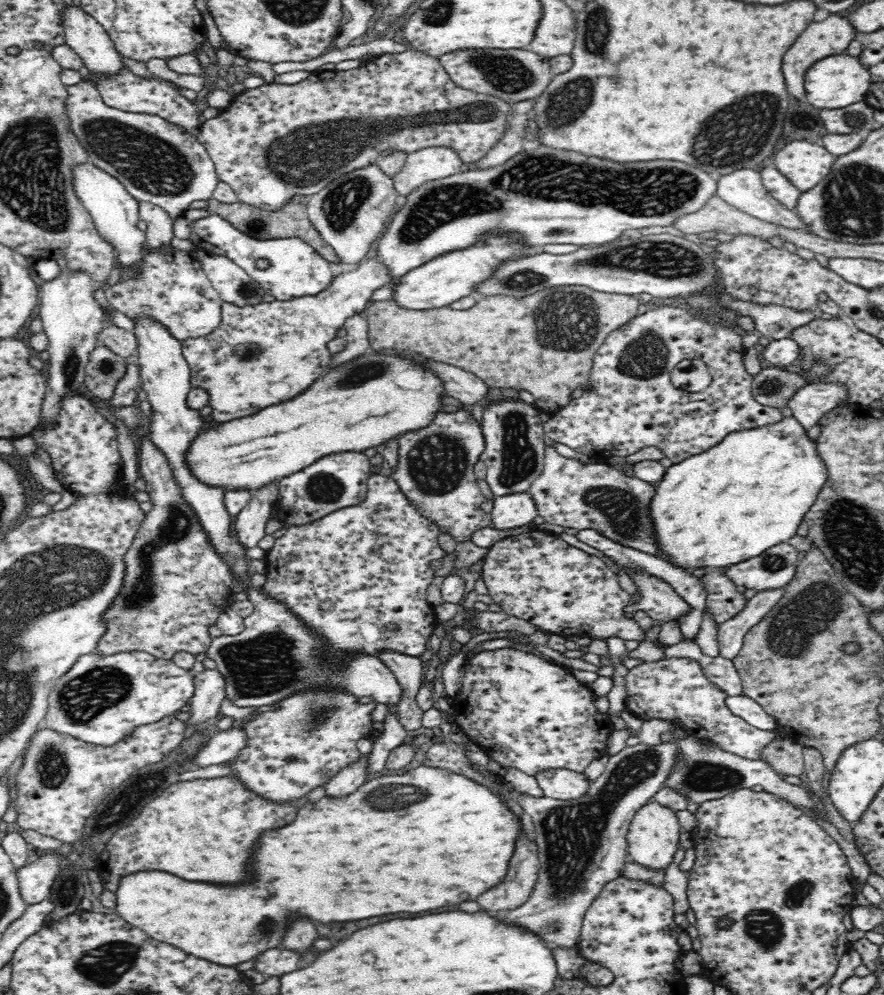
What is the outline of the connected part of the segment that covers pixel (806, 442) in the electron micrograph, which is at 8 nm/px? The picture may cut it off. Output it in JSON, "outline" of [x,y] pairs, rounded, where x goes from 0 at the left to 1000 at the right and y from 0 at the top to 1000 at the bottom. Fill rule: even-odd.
{"outline":[[[898,418],[887,419],[881,426],[869,427],[860,431],[840,432],[835,435],[826,435],[812,447],[799,454],[782,458],[776,463],[768,464],[767,467],[757,468],[751,475],[750,481],[745,484],[744,489],[733,507],[734,527],[736,527],[736,539],[739,551],[748,563],[753,564],[758,569],[766,572],[800,571],[800,572],[824,572],[828,568],[835,568],[838,565],[853,561],[862,557],[867,552],[890,545],[900,538],[900,533],[919,509],[930,486],[933,484],[933,468],[929,466],[928,459],[923,458],[922,443],[914,439],[912,431],[907,429],[905,423]]]}

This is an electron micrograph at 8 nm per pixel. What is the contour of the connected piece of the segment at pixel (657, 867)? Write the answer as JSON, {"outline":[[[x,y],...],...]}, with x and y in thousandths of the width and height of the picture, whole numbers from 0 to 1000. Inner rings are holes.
{"outline":[[[734,805],[726,812],[723,812],[708,839],[710,856],[717,867],[724,869],[725,872],[751,877],[753,872],[758,870],[758,866],[762,864],[765,854],[768,853],[769,831],[765,816],[758,812],[749,811],[740,805]]]}

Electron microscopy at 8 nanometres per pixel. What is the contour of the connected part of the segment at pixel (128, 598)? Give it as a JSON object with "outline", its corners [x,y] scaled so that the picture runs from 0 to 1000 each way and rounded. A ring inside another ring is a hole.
{"outline":[[[169,436],[161,438],[156,474],[165,484],[164,492],[173,509],[164,517],[145,555],[140,557],[140,581],[137,582],[136,593],[114,619],[119,637],[111,644],[109,655],[115,659],[161,654],[181,663],[192,664],[201,653],[215,655],[219,659],[229,657],[229,653],[235,653],[240,647],[238,630],[245,628],[247,621],[259,611],[265,585],[260,569],[239,544],[239,538],[230,532],[223,515],[218,510],[215,511],[215,505],[208,503],[190,466],[189,458],[172,444]]]}

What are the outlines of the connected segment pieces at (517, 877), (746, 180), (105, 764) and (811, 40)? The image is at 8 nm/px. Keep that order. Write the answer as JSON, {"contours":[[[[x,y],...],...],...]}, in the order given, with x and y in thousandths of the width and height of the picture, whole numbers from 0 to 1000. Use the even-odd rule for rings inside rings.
{"contours":[[[[593,840],[593,846],[588,846],[588,854],[584,854],[584,862],[579,862],[575,886],[570,886],[570,890],[561,890],[561,894],[552,894],[552,898],[543,898],[541,909],[548,915],[588,913],[600,903],[606,890],[606,882],[609,882],[609,852]]],[[[833,171],[812,178],[812,198],[826,207],[862,221],[912,231],[912,226],[902,221],[897,210],[876,200],[864,187],[862,176],[855,171]]],[[[199,718],[154,733],[147,742],[126,752],[102,749],[70,737],[45,731],[26,758],[18,779],[19,828],[27,834],[63,842],[74,848],[85,847],[100,822],[115,805],[140,784],[158,772],[183,766],[207,746],[208,727]]],[[[937,16],[934,20],[930,22],[919,22],[914,26],[914,30],[910,30],[910,34],[905,34],[905,38],[896,44],[896,50],[891,50],[891,54],[887,56],[887,62],[885,62],[885,72],[887,72],[887,78],[889,78],[889,88],[891,88],[891,94],[900,101],[910,98],[910,76],[912,76],[912,70],[934,58],[934,56],[941,56],[941,54],[952,54],[959,44],[966,40],[966,30],[962,26],[959,20],[950,18],[950,16]]]]}

